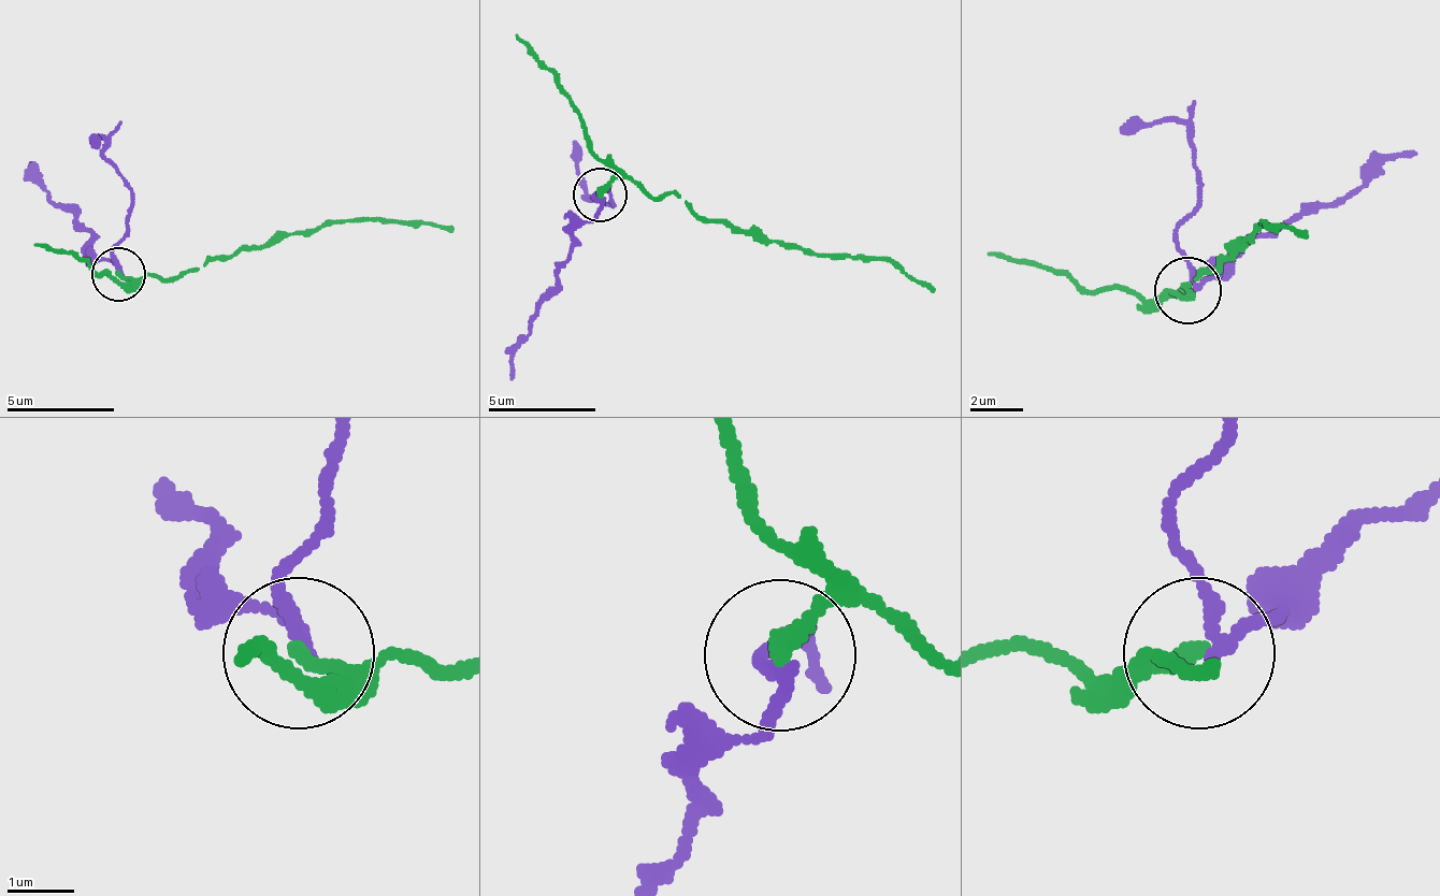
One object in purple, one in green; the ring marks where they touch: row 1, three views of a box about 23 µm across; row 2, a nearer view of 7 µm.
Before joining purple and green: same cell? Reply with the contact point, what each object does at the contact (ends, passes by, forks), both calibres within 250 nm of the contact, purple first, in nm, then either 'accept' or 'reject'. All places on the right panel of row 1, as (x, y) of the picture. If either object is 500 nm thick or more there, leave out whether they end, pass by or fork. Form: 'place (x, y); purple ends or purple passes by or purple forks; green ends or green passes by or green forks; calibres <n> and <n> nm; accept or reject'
place (1188, 290); purple passes by; green ends; calibres 160 and 240 nm; reject

